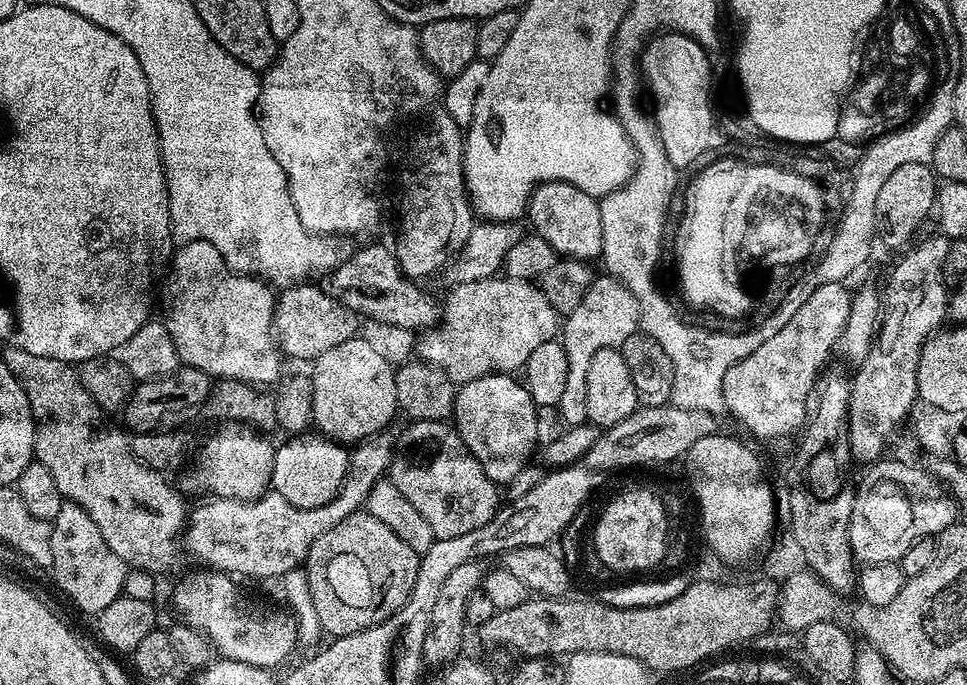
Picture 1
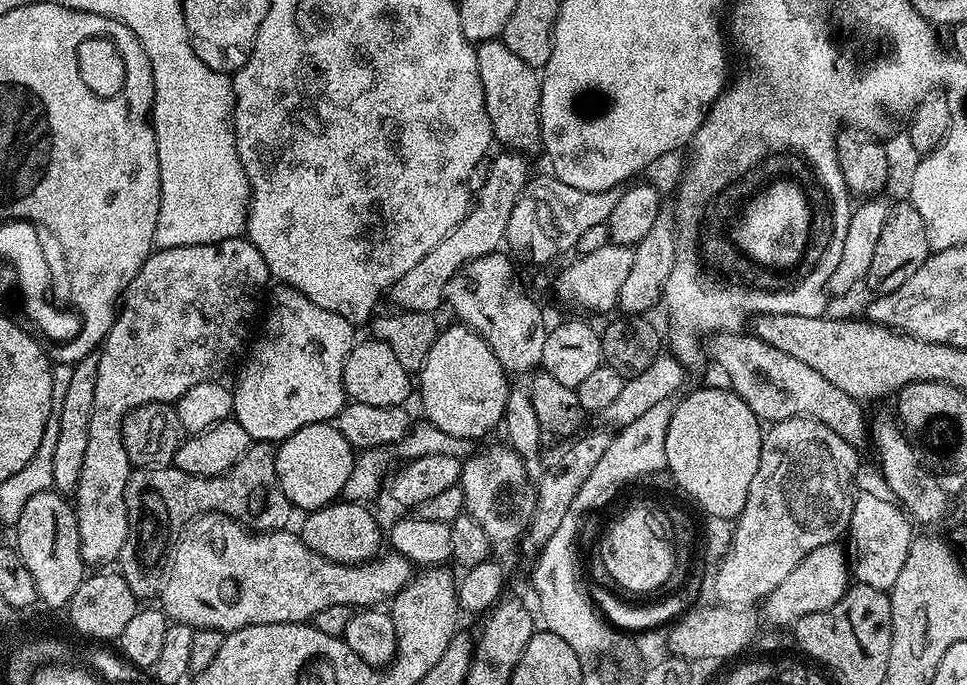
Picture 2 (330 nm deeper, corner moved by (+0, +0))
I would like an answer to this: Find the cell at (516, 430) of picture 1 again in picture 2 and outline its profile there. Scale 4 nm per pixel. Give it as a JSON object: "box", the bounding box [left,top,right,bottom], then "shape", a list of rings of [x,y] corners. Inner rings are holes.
{"box":[418,322,509,441],"shape":[[[452,322],[445,332],[443,329],[437,335],[434,346],[430,346],[430,354],[426,354],[426,362],[418,373],[418,396],[420,392],[420,404],[428,415],[425,417],[431,424],[438,426],[438,430],[446,430],[446,434],[463,440],[475,441],[476,436],[486,435],[495,424],[497,427],[503,421],[509,391],[509,377],[498,358],[494,358],[494,350],[490,350],[480,333],[459,322]]]}

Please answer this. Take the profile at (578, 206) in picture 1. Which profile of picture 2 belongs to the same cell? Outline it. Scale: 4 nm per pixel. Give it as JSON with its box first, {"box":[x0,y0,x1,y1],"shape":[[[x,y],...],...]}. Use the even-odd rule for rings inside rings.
{"box":[475,39,541,154],"shape":[[[503,39],[483,40],[475,45],[478,58],[478,78],[482,78],[484,87],[484,101],[486,102],[486,114],[490,118],[492,134],[497,145],[505,149],[513,150],[521,154],[529,154],[541,147],[540,143],[540,77],[541,73],[531,68],[510,46],[504,44]]]}

